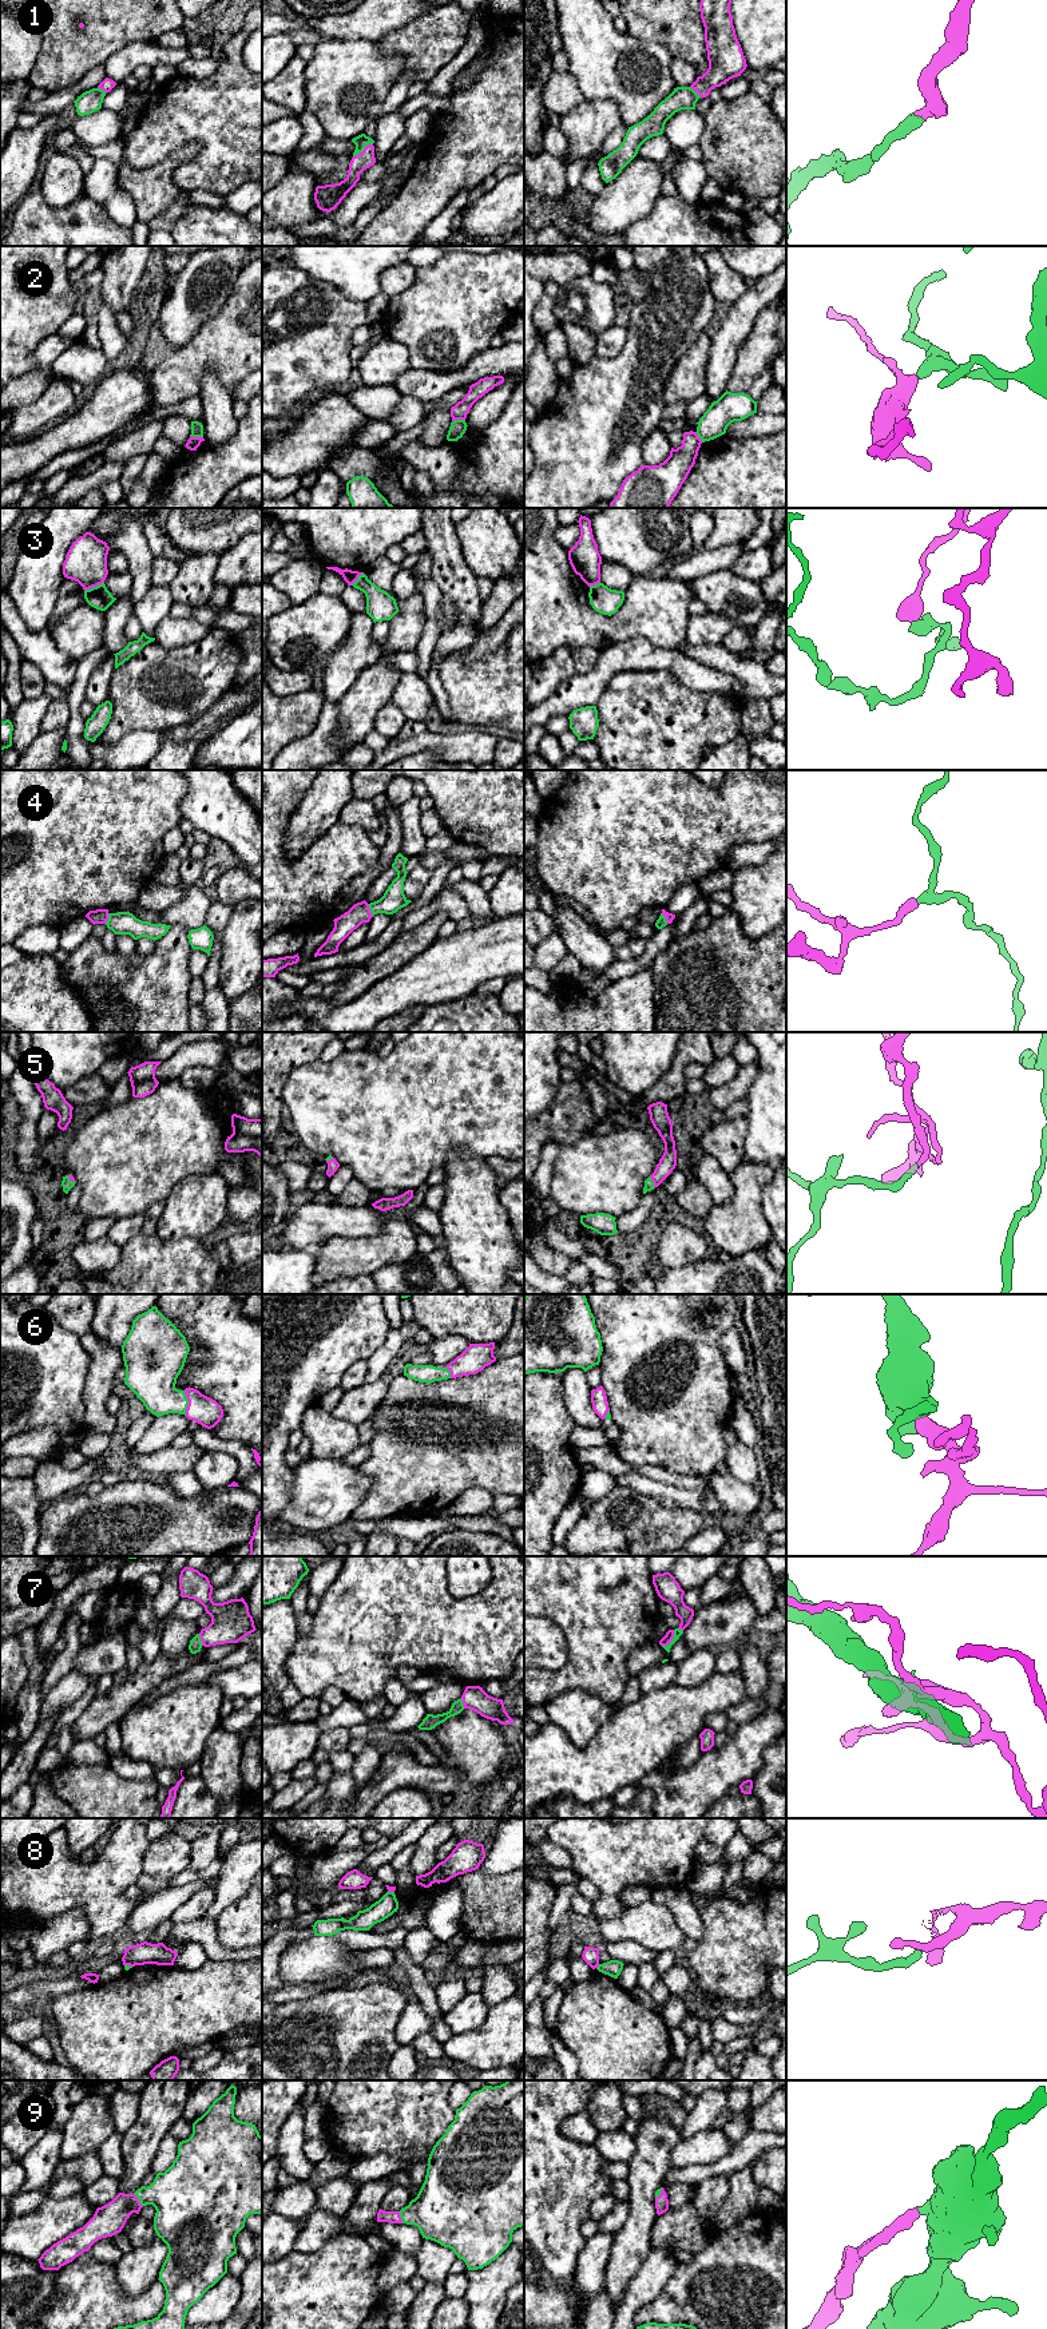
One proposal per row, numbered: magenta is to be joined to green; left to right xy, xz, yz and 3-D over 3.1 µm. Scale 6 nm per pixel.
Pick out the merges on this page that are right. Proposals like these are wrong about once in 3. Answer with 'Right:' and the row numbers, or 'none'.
Right: 1, 4, 5, 6, 9

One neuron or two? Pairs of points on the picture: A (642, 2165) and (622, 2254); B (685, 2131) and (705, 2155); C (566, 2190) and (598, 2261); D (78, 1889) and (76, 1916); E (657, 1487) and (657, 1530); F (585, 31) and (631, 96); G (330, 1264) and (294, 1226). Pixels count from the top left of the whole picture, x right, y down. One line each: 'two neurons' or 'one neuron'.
A: one neuron
B: two neurons
C: two neurons
D: two neurons
E: two neurons
F: one neuron
G: two neurons

